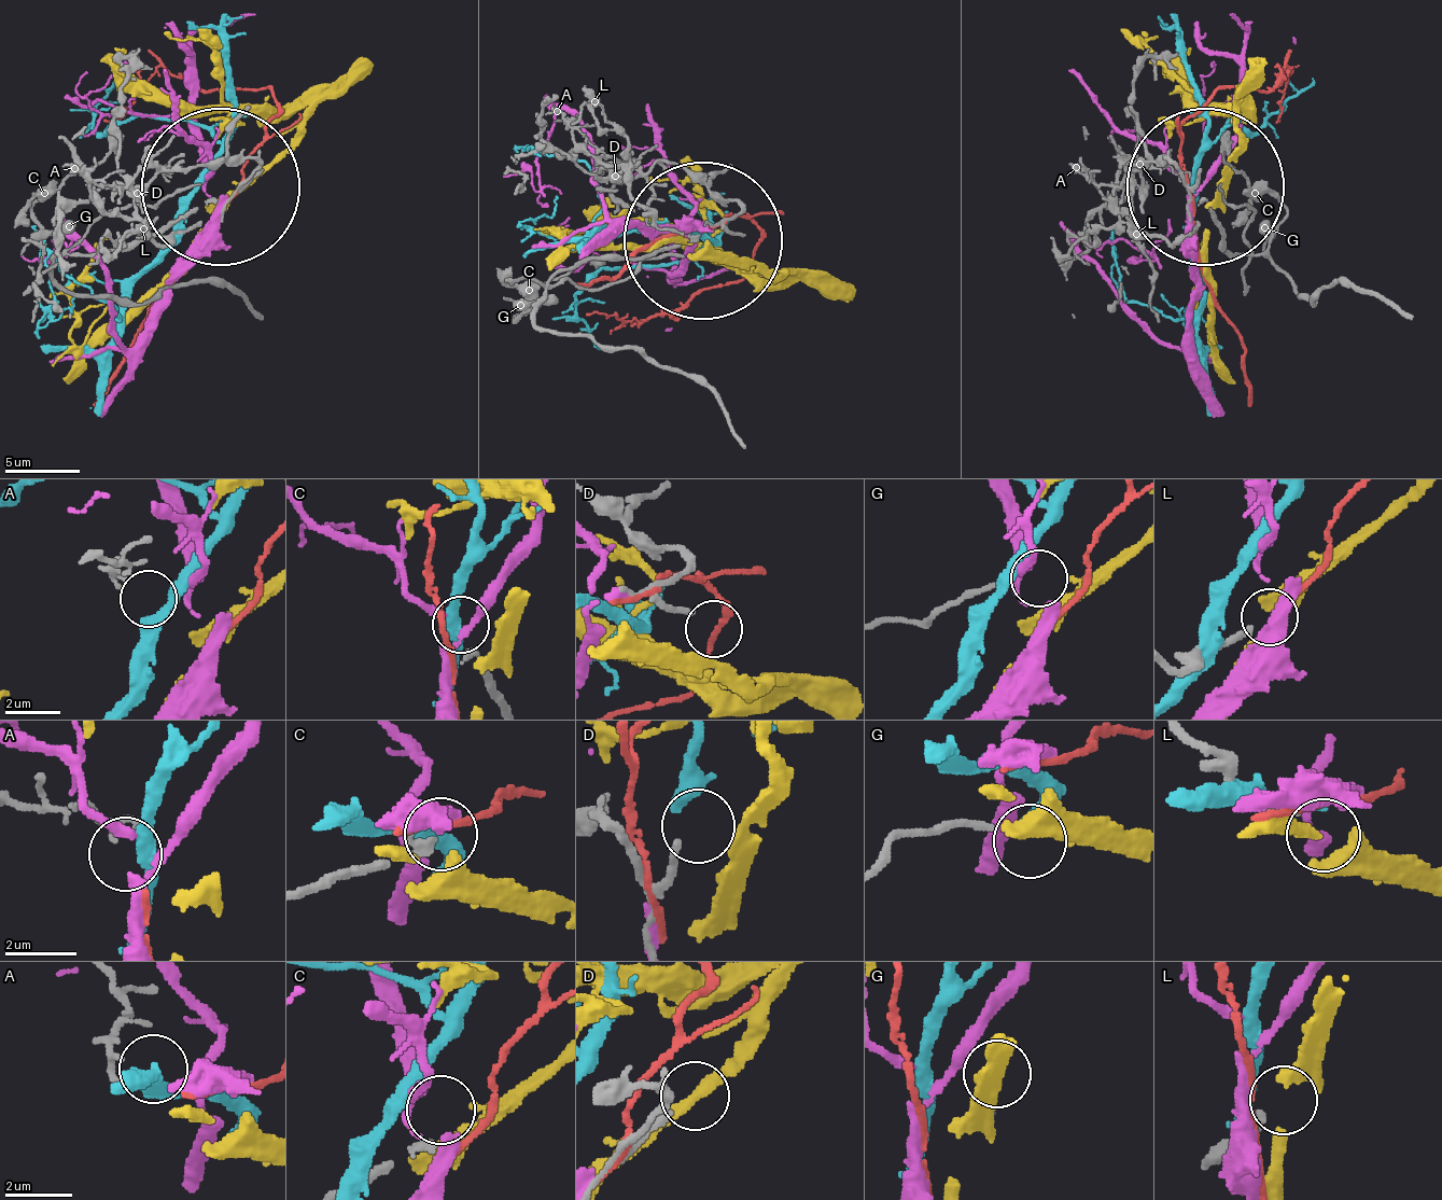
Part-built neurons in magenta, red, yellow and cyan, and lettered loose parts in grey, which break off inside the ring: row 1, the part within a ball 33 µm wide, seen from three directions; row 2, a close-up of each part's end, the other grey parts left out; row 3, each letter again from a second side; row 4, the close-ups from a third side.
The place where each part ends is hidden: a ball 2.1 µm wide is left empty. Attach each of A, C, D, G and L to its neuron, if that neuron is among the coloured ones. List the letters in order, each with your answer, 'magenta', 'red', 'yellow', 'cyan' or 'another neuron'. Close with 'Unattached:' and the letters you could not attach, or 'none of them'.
A: cyan
C: another neuron
D: another neuron
G: another neuron
L: yellow
Unattached: C, D, G

